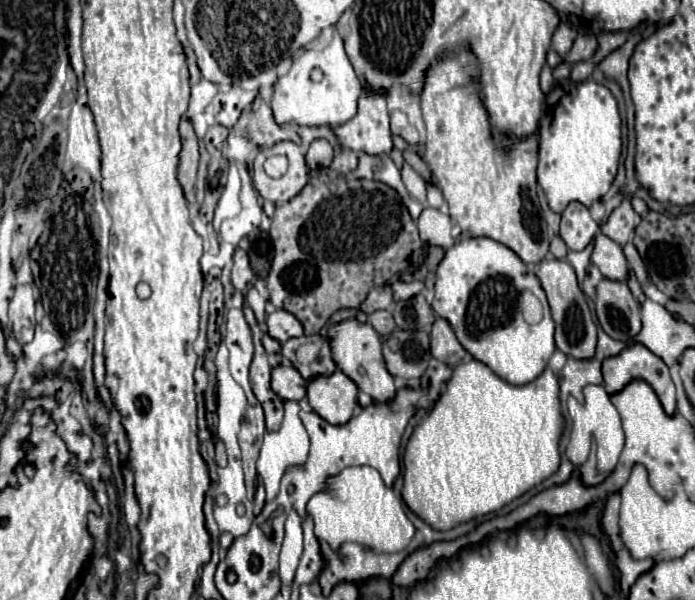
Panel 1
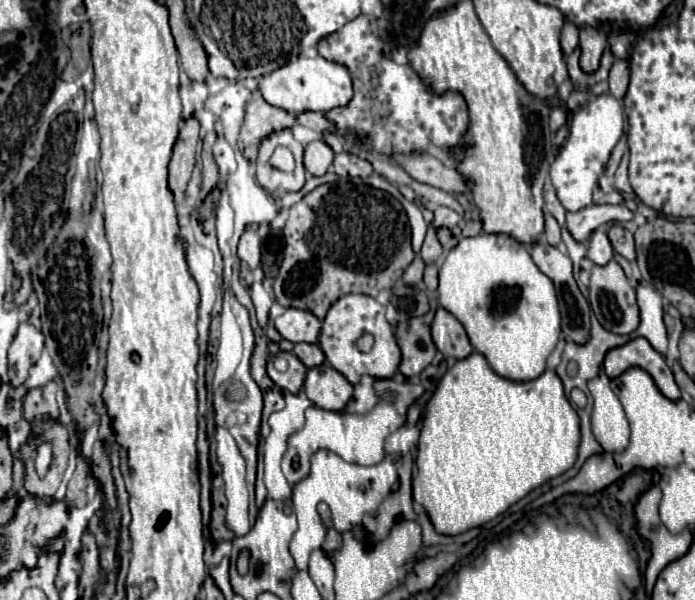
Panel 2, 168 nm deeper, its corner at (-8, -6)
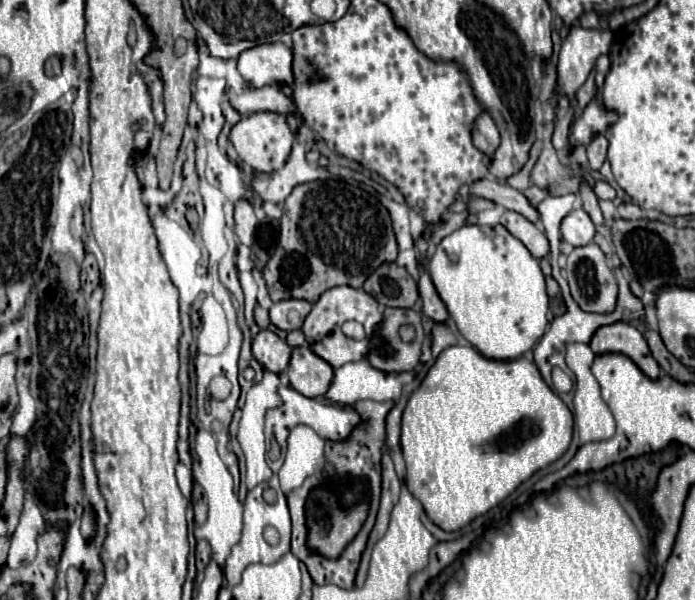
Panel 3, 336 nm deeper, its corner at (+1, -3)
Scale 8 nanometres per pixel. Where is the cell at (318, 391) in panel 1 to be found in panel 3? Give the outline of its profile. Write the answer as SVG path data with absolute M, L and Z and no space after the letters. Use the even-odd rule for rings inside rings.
M309 346L293 348L287 372L291 386L309 398L325 396L333 378L333 368L325 360L321 360Z

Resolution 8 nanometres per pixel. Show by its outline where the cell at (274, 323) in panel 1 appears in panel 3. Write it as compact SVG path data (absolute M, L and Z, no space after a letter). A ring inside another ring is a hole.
M281 300L269 308L271 322L287 332L301 328L309 312L311 312L311 304L307 300Z

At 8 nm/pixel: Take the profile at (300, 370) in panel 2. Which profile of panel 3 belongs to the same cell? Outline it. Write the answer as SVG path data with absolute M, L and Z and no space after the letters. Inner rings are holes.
M265 328L253 338L253 356L271 372L281 372L289 364L291 348L273 330Z

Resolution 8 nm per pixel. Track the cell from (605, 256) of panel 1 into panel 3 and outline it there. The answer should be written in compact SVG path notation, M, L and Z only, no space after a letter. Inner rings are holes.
M583 208L569 212L569 216L565 216L565 220L561 222L561 236L571 246L589 244L593 240L593 234L595 234L595 226Z

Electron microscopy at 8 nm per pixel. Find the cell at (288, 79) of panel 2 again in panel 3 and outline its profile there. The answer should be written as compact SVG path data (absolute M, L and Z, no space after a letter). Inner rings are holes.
M257 44L237 58L243 80L261 88L265 84L293 84L293 52L285 44Z

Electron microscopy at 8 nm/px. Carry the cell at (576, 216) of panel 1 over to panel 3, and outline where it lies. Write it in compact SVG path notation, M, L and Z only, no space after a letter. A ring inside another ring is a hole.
M623 202L617 210L619 210L619 216L625 218L625 220L637 220L637 218L643 218L643 210L641 210L637 204L631 204L631 202L629 202L629 204Z

